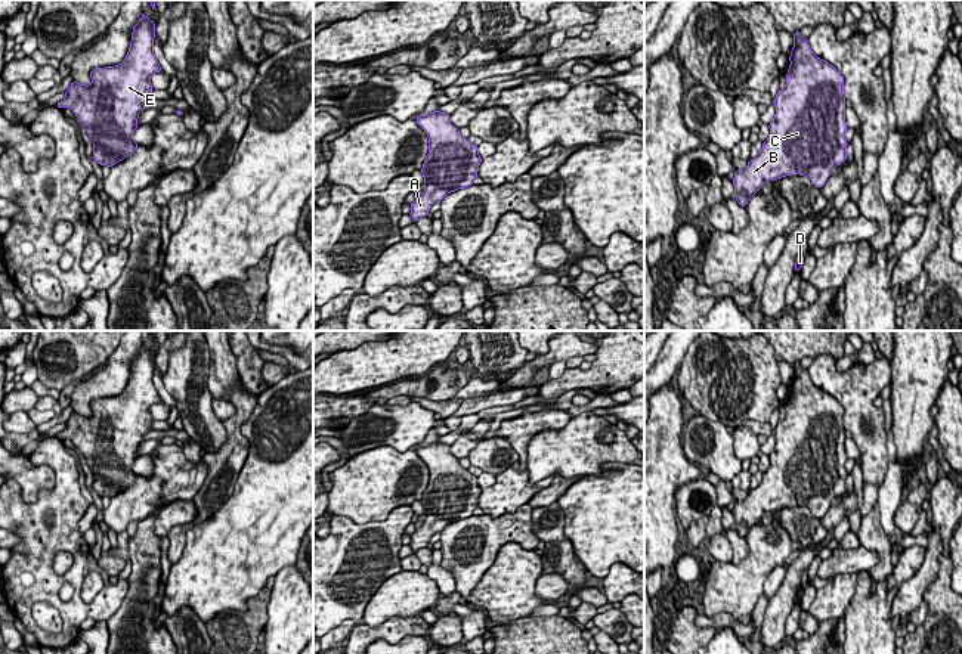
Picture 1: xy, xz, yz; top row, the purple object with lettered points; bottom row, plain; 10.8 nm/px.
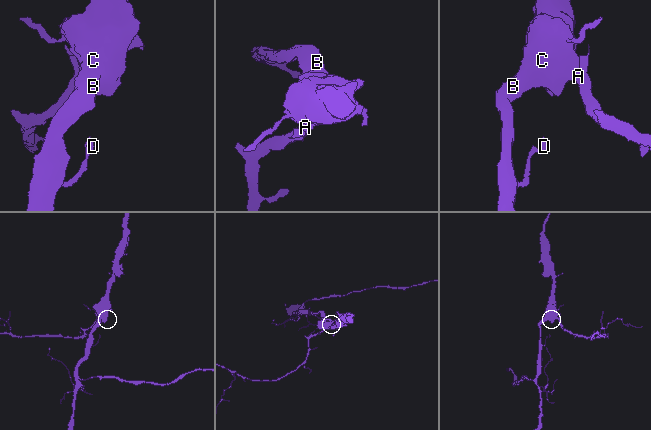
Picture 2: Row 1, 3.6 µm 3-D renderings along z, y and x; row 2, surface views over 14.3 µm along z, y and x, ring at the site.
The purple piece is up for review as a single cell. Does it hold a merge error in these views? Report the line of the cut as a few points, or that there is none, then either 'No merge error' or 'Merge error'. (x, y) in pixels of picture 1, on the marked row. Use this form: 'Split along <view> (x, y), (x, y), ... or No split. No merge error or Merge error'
No split. No merge error

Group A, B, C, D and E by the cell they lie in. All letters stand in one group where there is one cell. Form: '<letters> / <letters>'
A B C D E

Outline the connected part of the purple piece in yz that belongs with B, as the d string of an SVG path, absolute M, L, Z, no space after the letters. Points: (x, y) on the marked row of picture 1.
M799 31L794 34L789 61L786 86L774 97L776 115L768 124L770 136L763 143L761 152L733 177L734 198L742 207L761 190L764 182L795 173L807 176L822 189L832 168L847 159L844 77L833 65L813 53L808 40Z

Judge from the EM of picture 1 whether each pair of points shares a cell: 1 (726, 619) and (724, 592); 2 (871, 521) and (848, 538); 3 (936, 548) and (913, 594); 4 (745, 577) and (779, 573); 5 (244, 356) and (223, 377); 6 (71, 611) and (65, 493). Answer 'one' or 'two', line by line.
1: two
2: two
3: one
4: two
5: two
6: one

